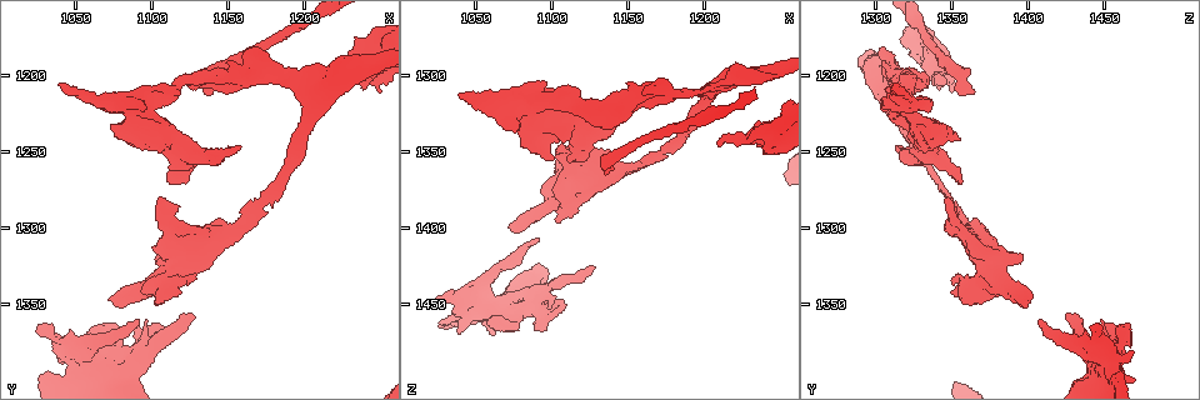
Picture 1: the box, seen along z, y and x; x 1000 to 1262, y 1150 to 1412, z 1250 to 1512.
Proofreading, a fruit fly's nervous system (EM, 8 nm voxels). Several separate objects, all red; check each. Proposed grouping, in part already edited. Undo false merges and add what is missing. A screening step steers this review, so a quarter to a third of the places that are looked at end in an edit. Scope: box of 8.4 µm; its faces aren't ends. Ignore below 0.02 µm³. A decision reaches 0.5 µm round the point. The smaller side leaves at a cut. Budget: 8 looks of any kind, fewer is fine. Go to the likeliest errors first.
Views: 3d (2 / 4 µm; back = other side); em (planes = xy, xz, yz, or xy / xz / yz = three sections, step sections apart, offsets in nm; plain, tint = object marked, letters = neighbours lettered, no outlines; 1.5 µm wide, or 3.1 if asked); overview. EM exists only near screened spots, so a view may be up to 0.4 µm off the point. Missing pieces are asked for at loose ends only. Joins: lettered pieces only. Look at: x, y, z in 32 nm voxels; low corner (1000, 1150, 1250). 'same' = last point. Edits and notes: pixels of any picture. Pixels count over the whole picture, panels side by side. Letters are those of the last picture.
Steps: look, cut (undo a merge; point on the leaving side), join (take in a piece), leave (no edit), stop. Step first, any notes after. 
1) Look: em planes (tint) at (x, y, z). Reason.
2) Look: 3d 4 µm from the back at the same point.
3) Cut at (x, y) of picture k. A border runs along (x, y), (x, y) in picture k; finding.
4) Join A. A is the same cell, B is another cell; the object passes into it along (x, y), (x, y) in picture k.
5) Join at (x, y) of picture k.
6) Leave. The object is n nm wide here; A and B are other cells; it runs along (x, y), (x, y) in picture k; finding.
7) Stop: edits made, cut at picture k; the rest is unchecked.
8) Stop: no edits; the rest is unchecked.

Look: 3d 4 µm at (1202, 1216, 1310). Three arms meet.

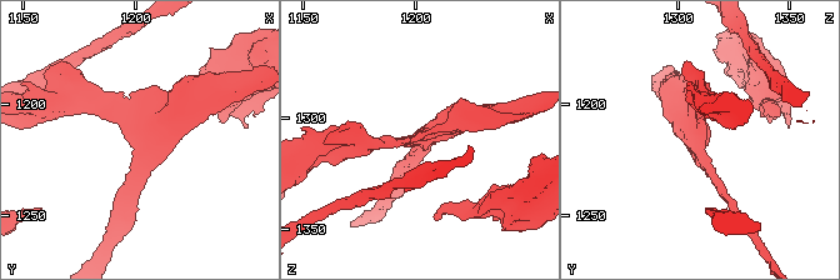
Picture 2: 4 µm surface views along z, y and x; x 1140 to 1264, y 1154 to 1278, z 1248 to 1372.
Look: em planes (letters) at (1202, 1214, 1311).

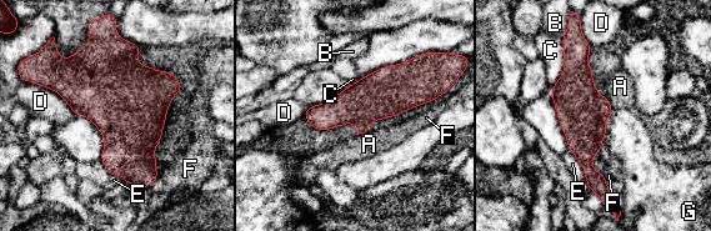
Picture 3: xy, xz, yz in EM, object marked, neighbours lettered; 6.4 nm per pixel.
Leave. A, B, C, D, E, F and G are other cells; a border runs along (607, 127), (602, 140) in picture 3; continuous, no second cell.

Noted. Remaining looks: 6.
Look: em yz step 8 (letters) at (1080, 1376, 1460). An open end.

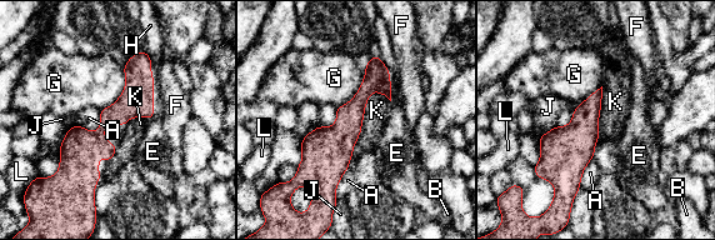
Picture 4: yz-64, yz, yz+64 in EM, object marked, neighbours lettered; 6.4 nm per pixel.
Look: em planes (letters) at the same point.

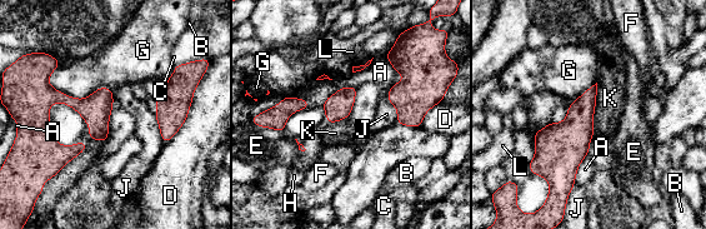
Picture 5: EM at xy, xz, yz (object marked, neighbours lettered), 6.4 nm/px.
Leave. A, B, C, D, E, F, G, H, J, K and L are other cells; no lettered piece goes on from it.

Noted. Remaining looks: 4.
Look: 3d 4 µm at (1120, 1250, 1334). A fork.

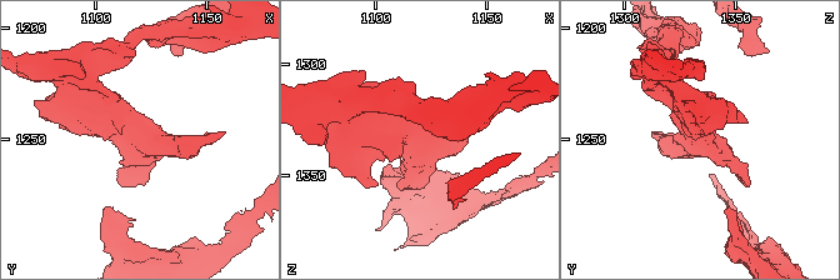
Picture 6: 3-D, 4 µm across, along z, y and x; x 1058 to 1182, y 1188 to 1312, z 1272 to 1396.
Look: em planes (plain) at (1119, 1248, 1333).

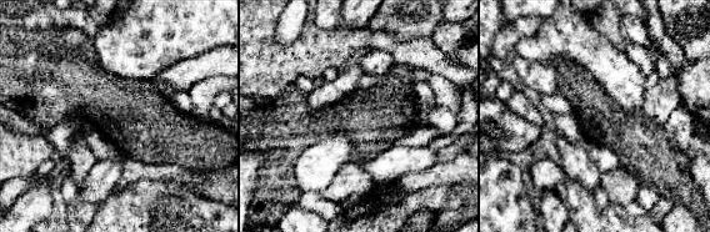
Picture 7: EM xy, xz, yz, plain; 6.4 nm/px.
Look: em planes (letters) at the same point. See the neighbours.

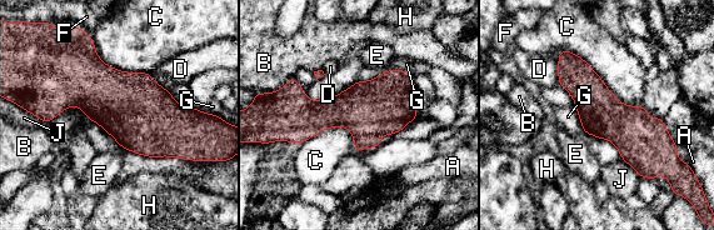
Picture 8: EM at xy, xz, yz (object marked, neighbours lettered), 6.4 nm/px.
Leave. The longest contact is with C, 600 nm; A, B, C, D, E, F, G, H and J are other cells; it runs along (562, 54), (628, 128), (662, 151) in picture 8; continuous, no second cell.

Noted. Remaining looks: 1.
Stop: no edits; the rest is unchecked.

